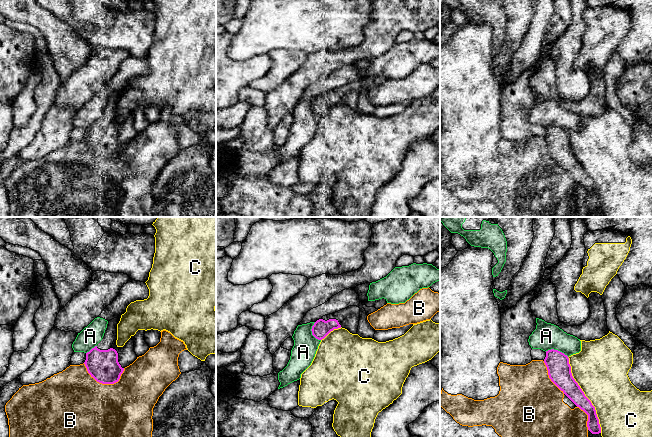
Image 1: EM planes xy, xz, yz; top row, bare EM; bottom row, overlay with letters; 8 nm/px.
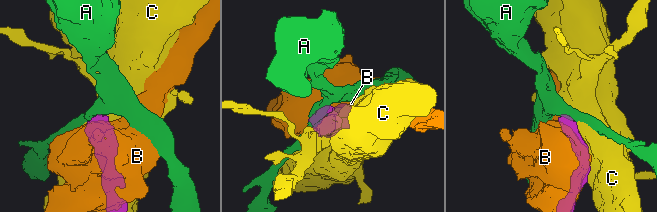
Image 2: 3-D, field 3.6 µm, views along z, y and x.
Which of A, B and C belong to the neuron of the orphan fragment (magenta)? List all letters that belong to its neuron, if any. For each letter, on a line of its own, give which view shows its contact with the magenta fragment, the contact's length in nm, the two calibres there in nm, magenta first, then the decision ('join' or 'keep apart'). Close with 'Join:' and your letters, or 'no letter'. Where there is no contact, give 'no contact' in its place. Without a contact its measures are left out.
A: yz | 200 nm | 190/220 nm | keep apart
B: xy | 340 nm | 240/460 nm | keep apart
C: yz | 650 nm | 170/440 nm | keep apart
Join: no letter

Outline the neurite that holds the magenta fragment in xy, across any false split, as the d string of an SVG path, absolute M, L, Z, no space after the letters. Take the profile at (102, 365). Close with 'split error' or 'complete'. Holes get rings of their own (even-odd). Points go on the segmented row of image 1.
M118 316L108 322L102 340L86 353L84 364L88 373L102 384L118 382L124 368L137 359L134 336L131 336L123 347L116 345L117 324L120 318L121 316Z; split error

